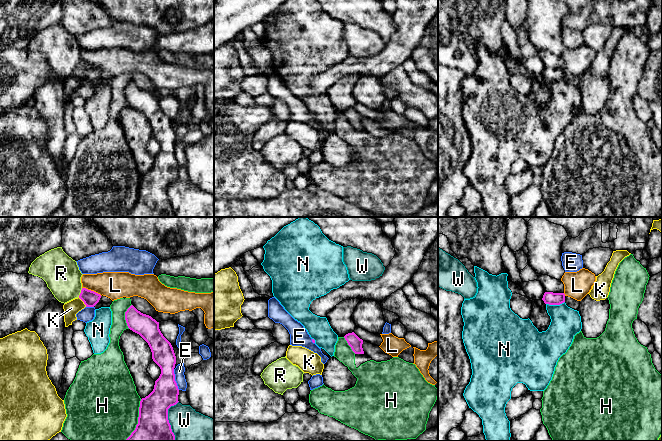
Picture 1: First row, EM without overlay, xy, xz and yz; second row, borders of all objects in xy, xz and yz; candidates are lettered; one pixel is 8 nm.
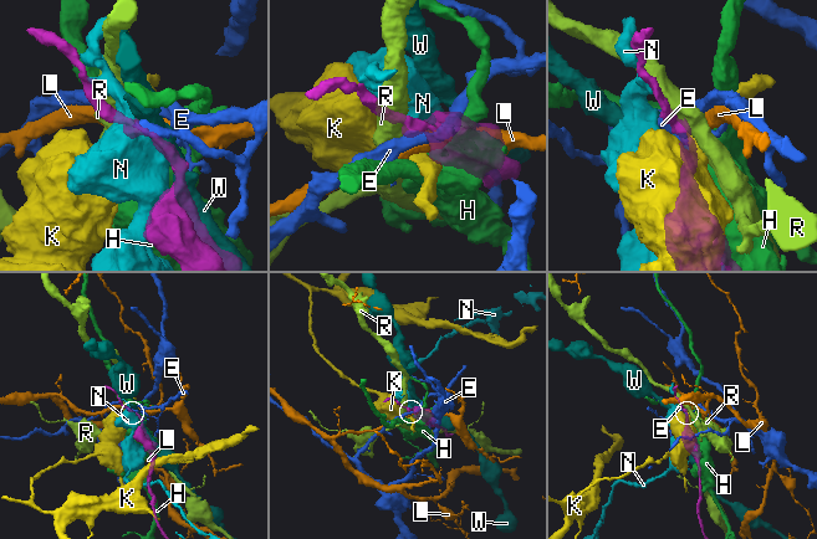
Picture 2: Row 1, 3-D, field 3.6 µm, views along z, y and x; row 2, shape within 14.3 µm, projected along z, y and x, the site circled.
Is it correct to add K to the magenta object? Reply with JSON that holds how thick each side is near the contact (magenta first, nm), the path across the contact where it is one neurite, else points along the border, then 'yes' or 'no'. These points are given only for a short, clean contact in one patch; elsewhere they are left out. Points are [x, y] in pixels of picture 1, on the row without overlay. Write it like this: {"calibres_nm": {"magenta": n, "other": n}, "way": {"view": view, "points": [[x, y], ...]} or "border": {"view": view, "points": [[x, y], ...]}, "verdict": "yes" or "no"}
{"calibres_nm": {"magenta": 130, "other": 120}, "border": {"view": "xy", "points": [[78, 73], [86, 82]]}, "verdict": "no"}

